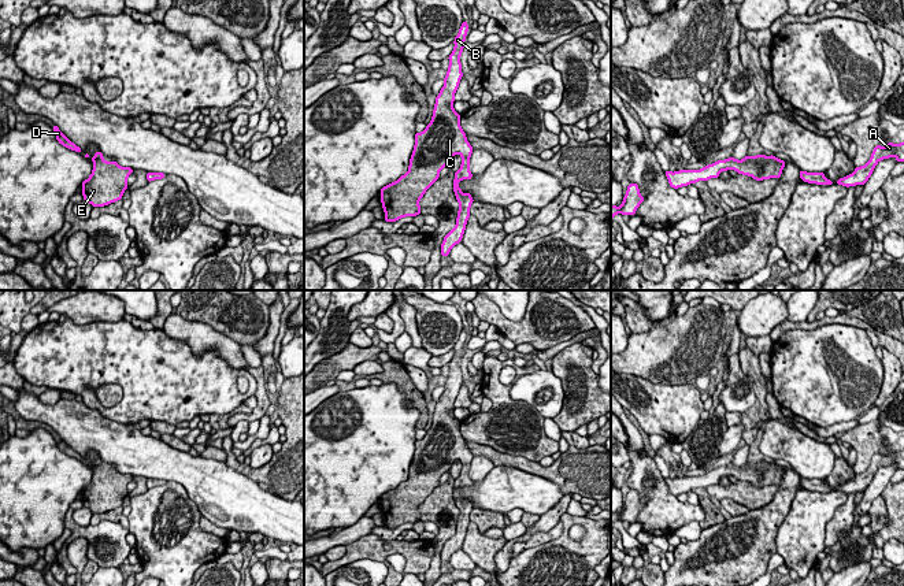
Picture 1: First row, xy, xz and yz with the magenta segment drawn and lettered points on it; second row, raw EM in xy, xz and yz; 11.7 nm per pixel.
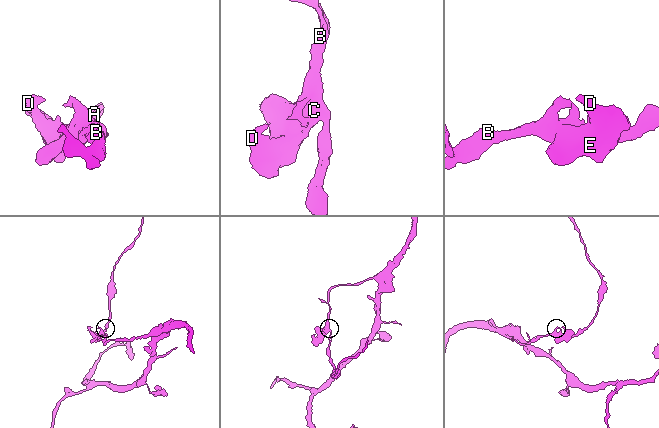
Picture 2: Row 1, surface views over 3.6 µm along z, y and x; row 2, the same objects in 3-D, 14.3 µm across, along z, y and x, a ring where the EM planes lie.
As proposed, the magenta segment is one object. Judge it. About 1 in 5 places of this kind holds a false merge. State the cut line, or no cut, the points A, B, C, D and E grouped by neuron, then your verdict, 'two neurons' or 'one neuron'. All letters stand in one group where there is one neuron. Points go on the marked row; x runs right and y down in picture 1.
no cut | A B C D E | one neuron

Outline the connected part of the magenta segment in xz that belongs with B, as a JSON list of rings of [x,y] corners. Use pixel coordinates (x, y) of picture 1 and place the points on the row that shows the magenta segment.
[[[463,21],[453,41],[453,52],[448,56],[448,73],[444,78],[445,84],[436,97],[433,118],[422,133],[415,134],[408,173],[384,186],[379,192],[386,222],[396,222],[404,216],[416,216],[420,214],[419,200],[440,179],[441,168],[448,166],[456,153],[462,156],[460,170],[455,173],[453,179],[453,192],[460,207],[455,229],[444,237],[441,244],[441,256],[449,256],[451,248],[462,242],[471,215],[470,207],[474,201],[471,194],[464,194],[457,185],[459,181],[473,178],[468,168],[473,146],[462,130],[460,115],[452,107],[463,77],[460,55],[467,31],[467,21]]]

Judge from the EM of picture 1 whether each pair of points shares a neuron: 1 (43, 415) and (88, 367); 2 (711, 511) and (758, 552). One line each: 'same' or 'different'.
1: different
2: different

